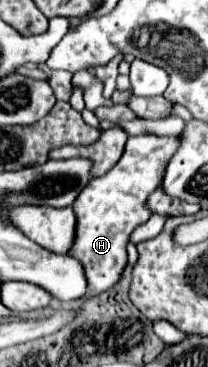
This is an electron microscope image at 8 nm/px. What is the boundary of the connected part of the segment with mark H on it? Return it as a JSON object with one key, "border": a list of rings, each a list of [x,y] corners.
{"border":[[[142,134],[128,138],[126,150],[118,164],[104,176],[92,178],[74,202],[72,208],[76,214],[76,238],[68,254],[80,260],[80,264],[84,264],[90,294],[104,292],[120,280],[122,270],[128,262],[128,238],[134,228],[138,228],[152,216],[150,208],[146,208],[146,200],[150,198],[150,192],[154,192],[160,184],[162,172],[166,170],[166,164],[176,152],[176,148],[178,136],[166,138],[156,134]]]}

